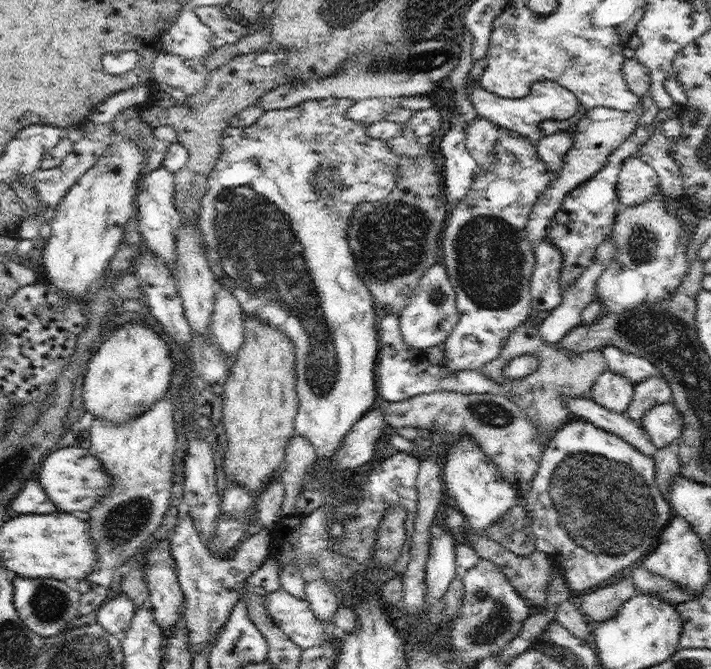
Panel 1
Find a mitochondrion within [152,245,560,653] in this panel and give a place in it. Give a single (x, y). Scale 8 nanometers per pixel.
(498, 618)

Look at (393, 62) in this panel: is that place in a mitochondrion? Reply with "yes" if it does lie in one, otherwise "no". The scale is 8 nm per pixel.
yes

